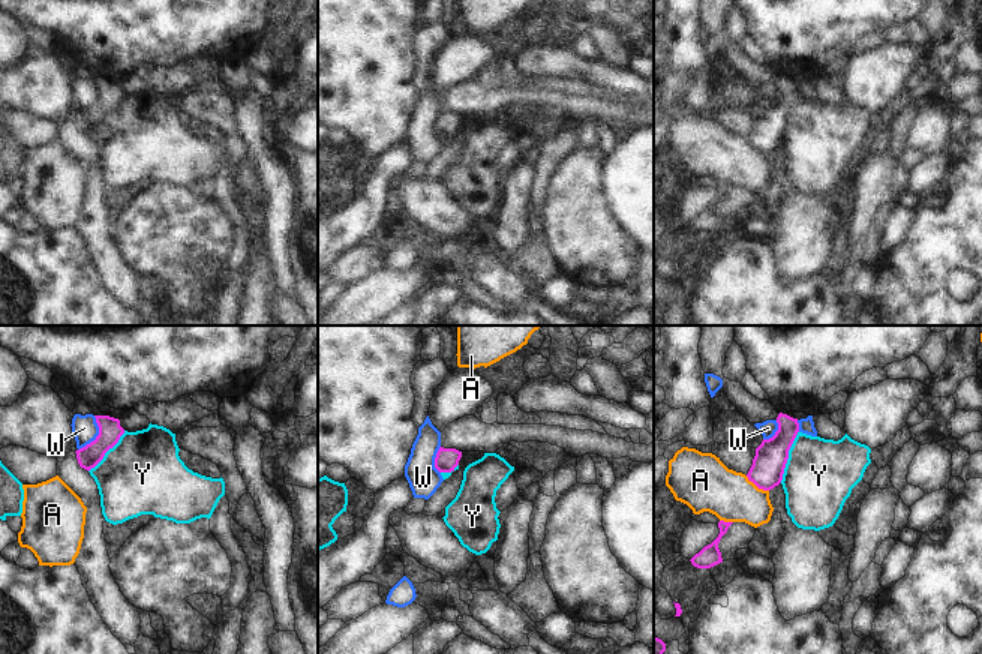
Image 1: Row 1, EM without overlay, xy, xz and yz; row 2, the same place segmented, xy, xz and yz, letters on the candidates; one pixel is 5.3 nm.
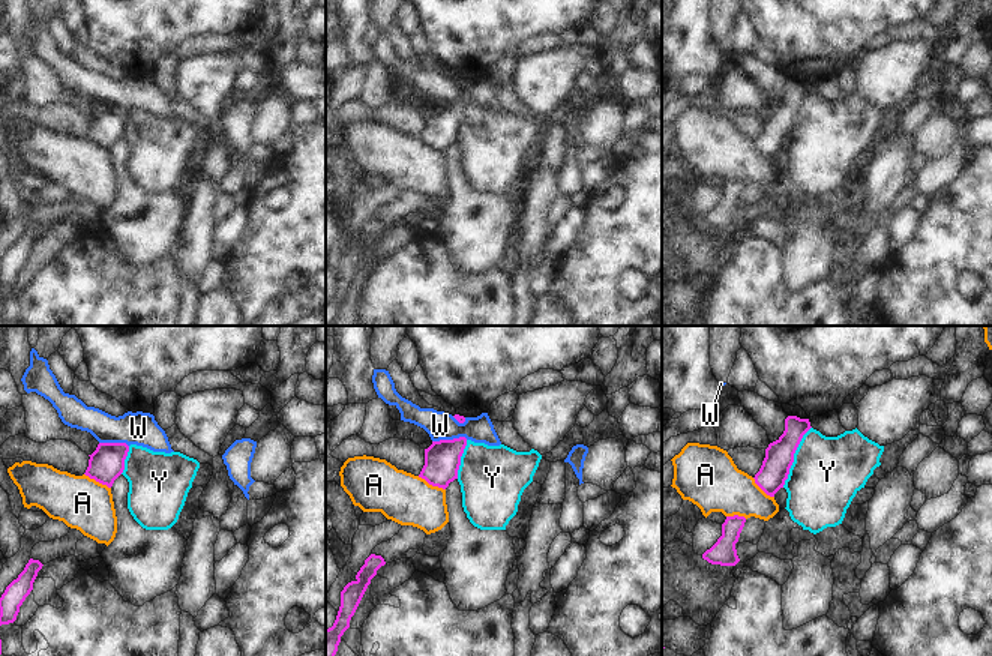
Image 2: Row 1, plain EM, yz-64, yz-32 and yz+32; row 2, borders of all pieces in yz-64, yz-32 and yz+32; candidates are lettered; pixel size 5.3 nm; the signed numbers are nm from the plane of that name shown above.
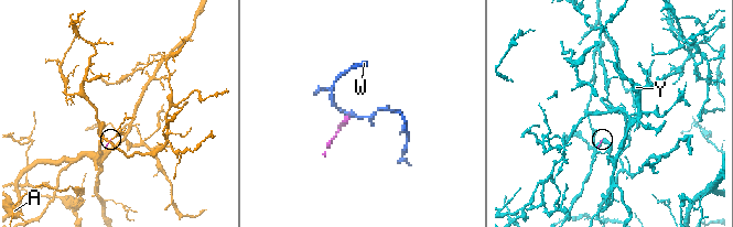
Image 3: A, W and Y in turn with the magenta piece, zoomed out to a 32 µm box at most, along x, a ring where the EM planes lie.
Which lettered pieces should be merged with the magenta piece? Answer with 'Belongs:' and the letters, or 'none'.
Belongs: none

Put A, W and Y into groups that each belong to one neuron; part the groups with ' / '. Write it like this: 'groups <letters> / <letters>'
groups A / W / Y

